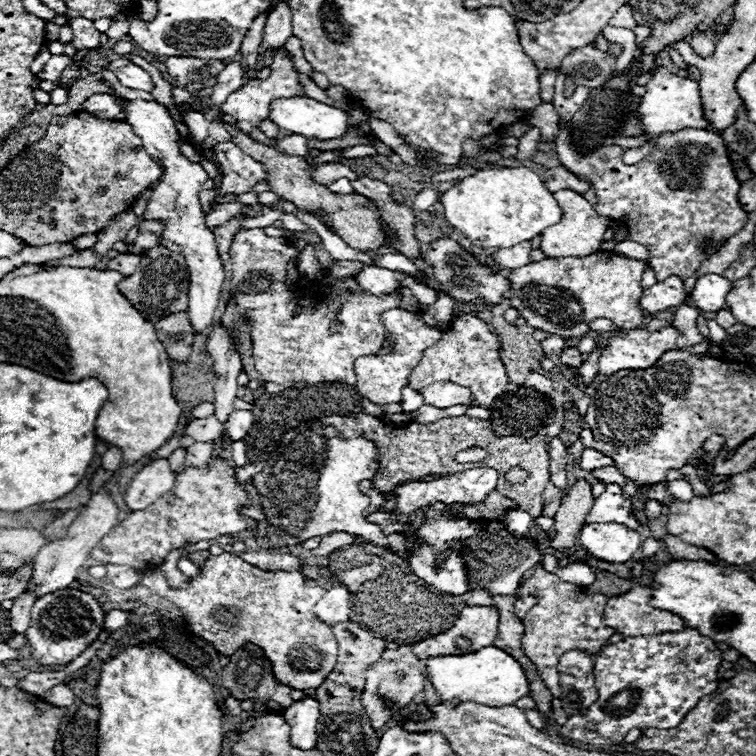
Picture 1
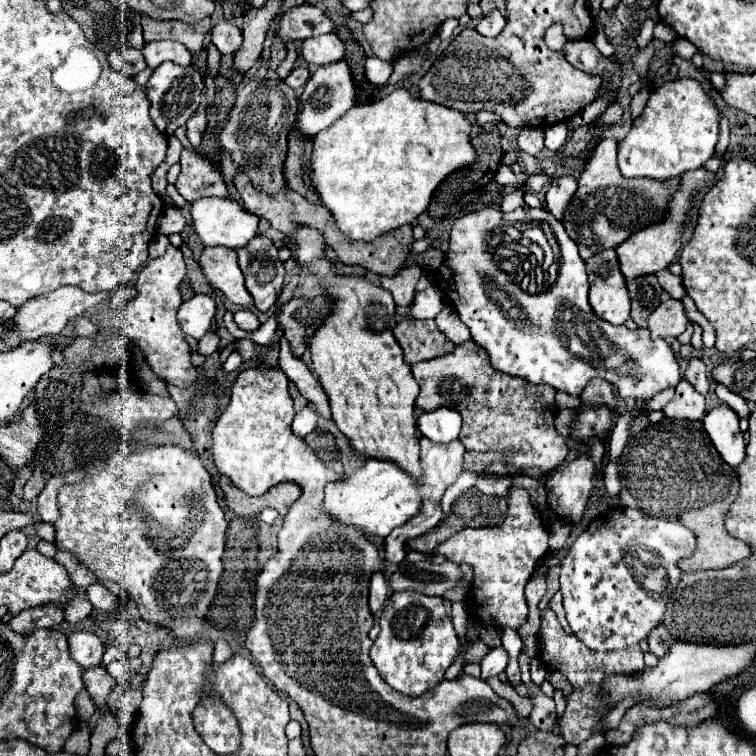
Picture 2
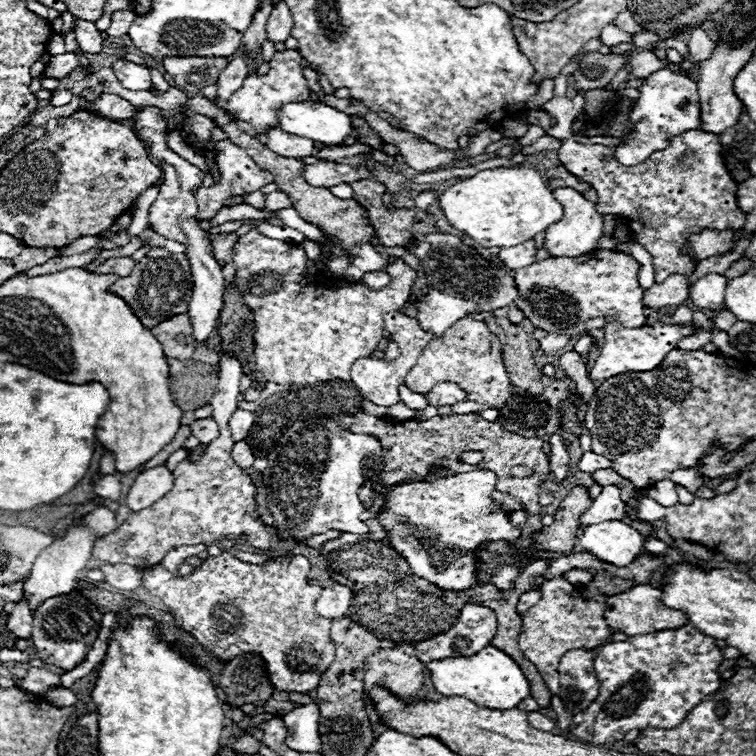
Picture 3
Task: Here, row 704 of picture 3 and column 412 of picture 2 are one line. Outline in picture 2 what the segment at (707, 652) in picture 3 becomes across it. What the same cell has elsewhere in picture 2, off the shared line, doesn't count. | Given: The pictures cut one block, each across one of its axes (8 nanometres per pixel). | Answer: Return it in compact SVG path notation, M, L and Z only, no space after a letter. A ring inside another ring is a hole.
M394 592L384 606L384 612L380 616L380 636L376 638L372 646L372 662L378 668L380 676L400 694L404 696L422 696L426 690L434 688L444 680L446 668L452 664L456 652L458 652L458 638L452 626L452 620L446 614L444 600L438 596L422 596L420 592Z

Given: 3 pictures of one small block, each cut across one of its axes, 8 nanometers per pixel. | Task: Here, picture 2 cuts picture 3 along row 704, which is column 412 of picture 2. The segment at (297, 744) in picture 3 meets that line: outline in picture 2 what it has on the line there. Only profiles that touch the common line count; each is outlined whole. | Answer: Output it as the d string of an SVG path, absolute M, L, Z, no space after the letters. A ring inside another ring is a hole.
M434 286L416 292L410 316L412 318L436 318L436 314L446 306L446 300L442 292L438 292Z

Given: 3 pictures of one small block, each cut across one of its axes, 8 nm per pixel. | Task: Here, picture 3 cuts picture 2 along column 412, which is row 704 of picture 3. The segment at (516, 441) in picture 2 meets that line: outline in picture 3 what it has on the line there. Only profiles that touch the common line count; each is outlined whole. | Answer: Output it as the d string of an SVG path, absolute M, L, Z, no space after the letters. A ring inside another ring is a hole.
M396 644L394 648L382 648L378 654L368 658L368 662L364 666L364 684L366 684L364 686L364 708L368 712L368 718L370 718L372 726L380 726L382 724L382 718L376 712L374 702L370 700L370 690L376 684L384 686L394 696L398 696L402 700L408 700L422 688L422 682L424 682L424 664L416 658L416 652L414 652L412 644Z

